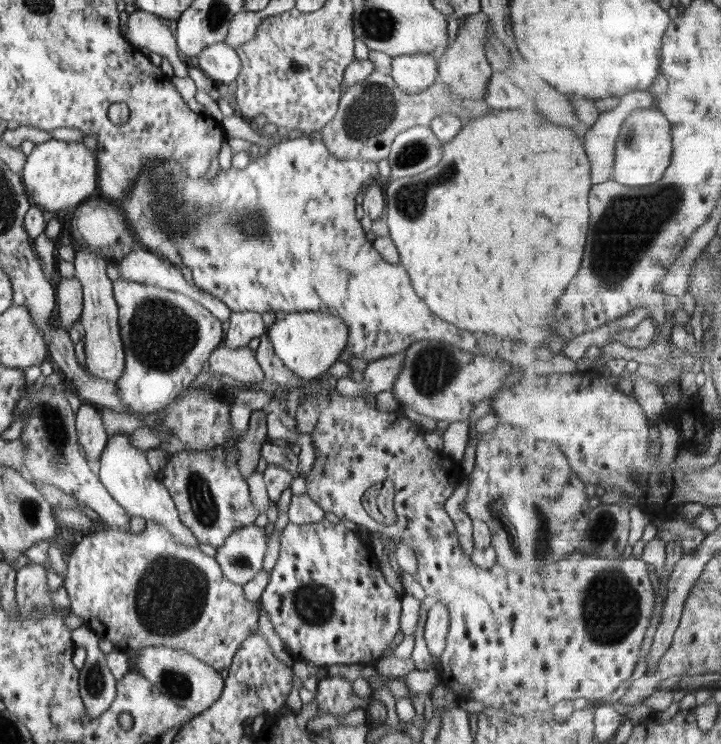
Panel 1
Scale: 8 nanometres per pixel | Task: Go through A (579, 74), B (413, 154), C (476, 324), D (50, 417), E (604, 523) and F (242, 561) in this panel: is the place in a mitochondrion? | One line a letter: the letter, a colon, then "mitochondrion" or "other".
A: other
B: mitochondrion
C: other
D: mitochondrion
E: mitochondrion
F: mitochondrion

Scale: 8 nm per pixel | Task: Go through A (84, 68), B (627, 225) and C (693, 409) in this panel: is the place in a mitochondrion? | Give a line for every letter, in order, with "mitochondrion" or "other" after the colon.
A: other
B: mitochondrion
C: other

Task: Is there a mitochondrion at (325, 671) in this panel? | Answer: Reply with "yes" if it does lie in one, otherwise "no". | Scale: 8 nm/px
no

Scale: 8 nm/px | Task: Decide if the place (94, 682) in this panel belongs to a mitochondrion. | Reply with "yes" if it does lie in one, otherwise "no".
yes

